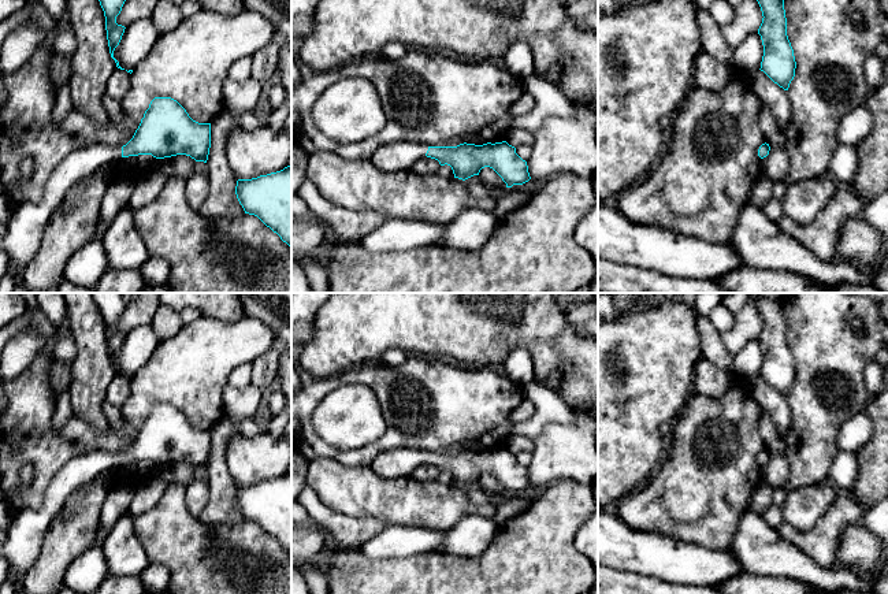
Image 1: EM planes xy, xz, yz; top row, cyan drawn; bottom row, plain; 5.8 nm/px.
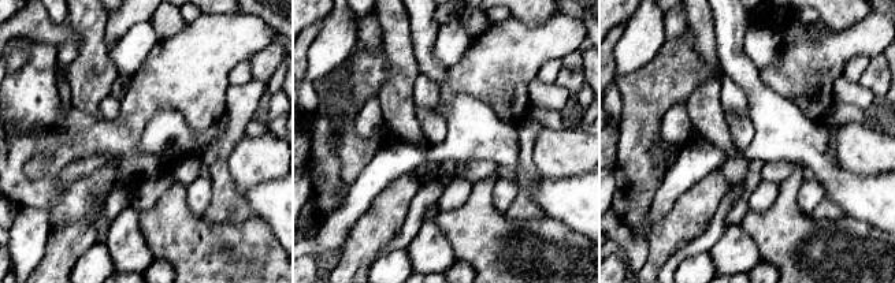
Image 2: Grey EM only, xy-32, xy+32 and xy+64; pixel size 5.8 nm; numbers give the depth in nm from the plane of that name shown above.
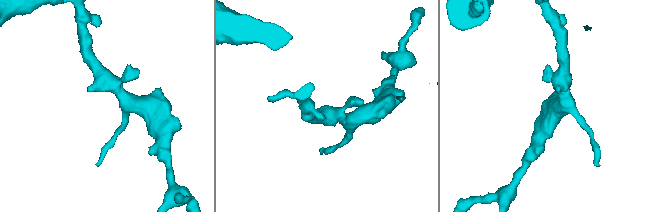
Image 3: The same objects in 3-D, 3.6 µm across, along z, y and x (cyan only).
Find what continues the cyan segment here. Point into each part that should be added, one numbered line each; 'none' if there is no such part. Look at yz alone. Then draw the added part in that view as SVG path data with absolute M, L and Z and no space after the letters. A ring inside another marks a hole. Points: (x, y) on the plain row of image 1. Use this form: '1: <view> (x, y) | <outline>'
none

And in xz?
1: xz (396, 463) | M401 448L379 453L371 463L371 469L387 479L409 476L412 471L426 463L428 452Z

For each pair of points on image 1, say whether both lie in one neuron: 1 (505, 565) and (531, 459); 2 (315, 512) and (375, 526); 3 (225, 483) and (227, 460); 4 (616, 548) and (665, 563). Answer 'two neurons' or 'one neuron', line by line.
1: two neurons
2: one neuron
3: one neuron
4: one neuron

